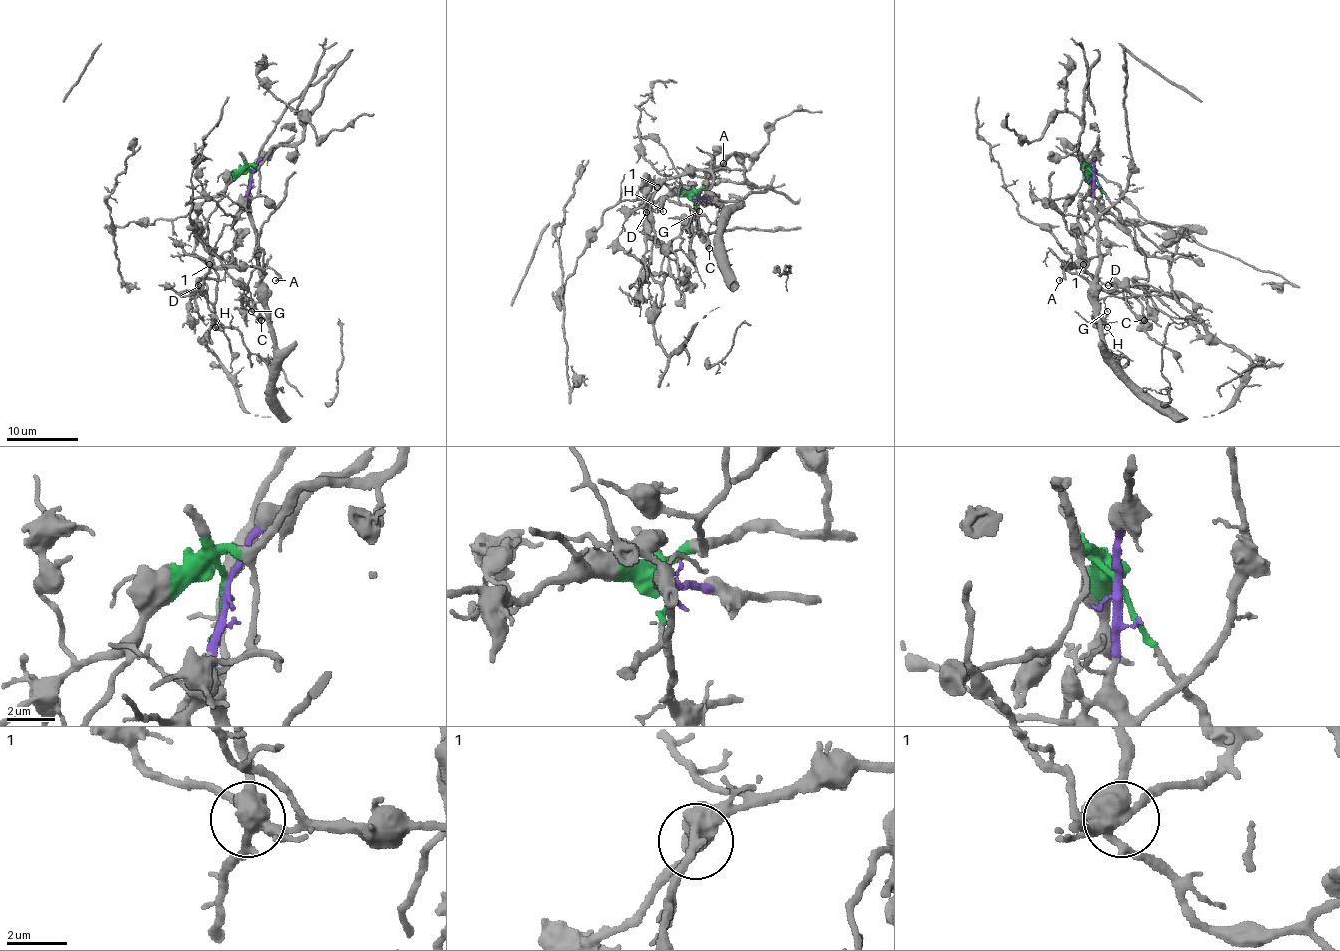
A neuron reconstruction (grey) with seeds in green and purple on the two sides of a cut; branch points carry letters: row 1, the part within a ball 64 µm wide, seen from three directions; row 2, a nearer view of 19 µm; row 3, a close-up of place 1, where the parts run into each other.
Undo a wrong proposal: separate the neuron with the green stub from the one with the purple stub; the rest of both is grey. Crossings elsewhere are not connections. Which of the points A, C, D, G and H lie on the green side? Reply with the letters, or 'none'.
C, D

